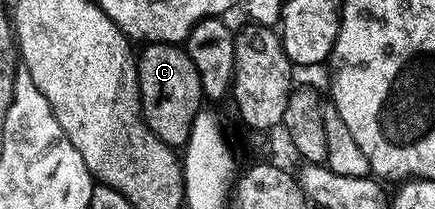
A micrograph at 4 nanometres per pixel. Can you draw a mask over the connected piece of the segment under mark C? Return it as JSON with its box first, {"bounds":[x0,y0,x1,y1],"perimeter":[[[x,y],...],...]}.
{"bounds":[136,43,205,147],"perimeter":[[[148,43],[143,46],[144,50],[139,50],[136,58],[136,74],[138,75],[138,87],[140,88],[140,110],[144,112],[144,121],[162,139],[162,143],[173,147],[184,147],[190,139],[190,131],[194,125],[195,116],[202,109],[205,100],[202,91],[202,83],[198,79],[198,67],[190,59],[187,48],[180,45],[157,45]]]}

